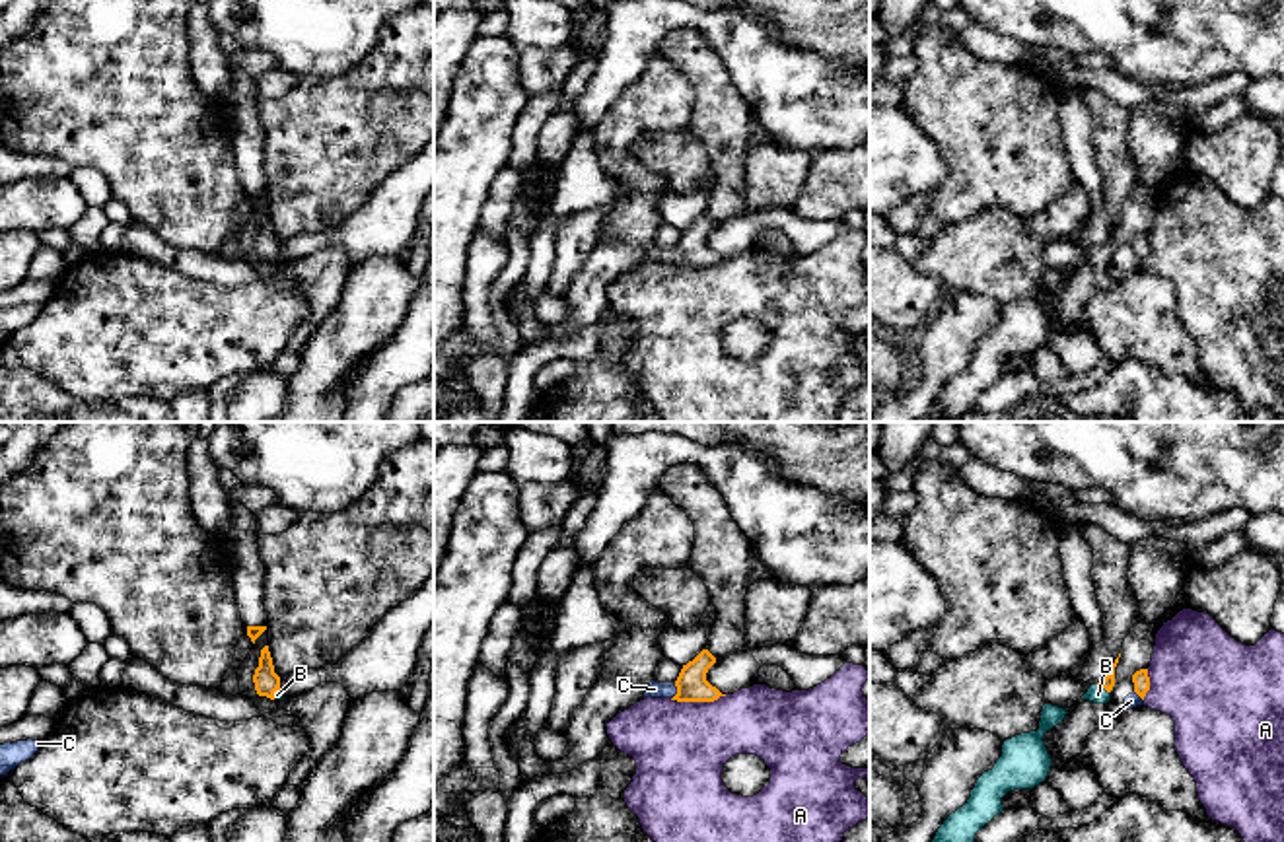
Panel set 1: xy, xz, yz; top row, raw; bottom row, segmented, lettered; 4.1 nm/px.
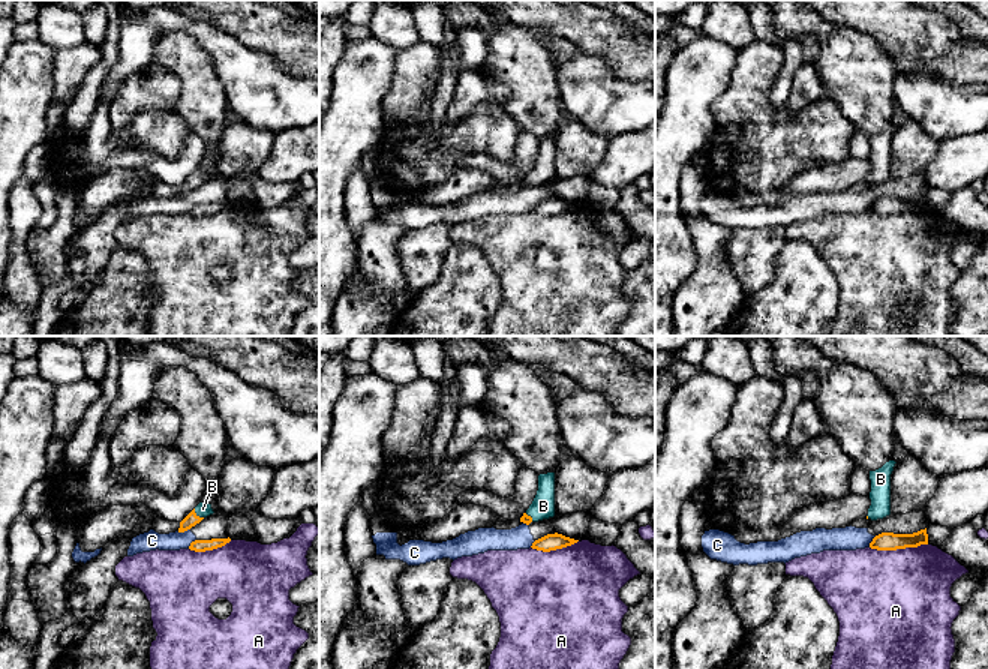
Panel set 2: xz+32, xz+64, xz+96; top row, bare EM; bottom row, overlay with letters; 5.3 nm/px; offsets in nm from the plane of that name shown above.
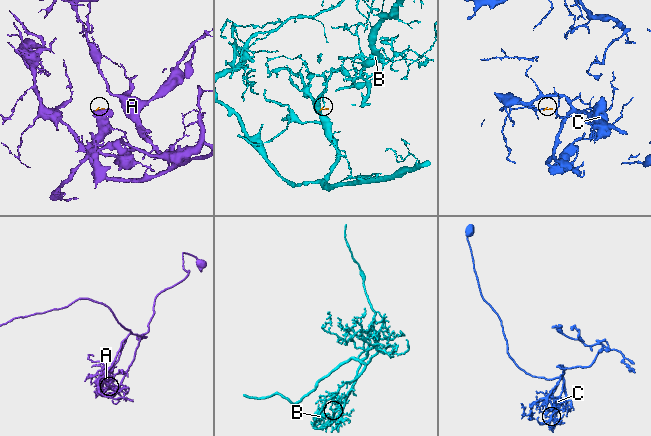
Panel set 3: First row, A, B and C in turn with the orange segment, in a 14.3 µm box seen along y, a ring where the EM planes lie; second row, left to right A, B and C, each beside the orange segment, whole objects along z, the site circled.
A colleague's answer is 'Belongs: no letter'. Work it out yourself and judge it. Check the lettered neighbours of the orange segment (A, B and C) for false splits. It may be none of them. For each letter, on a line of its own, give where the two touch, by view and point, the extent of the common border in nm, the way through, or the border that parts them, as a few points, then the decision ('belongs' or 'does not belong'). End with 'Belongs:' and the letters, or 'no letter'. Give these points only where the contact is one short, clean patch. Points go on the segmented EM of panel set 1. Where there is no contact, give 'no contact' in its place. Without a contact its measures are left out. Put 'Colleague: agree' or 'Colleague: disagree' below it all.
A: contact xz (697, 701); length 240 nm; does not belong
B: contact yz (1104, 687); length 70 nm; way yz (1107, 683), (1104, 687), (1098, 695); belongs
C: contact xz (677, 691); length 70 nm; border xz (676, 683), (672, 699); does not belong
Belongs: B
Colleague: disagree

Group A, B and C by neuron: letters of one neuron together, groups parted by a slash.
A / B / C

